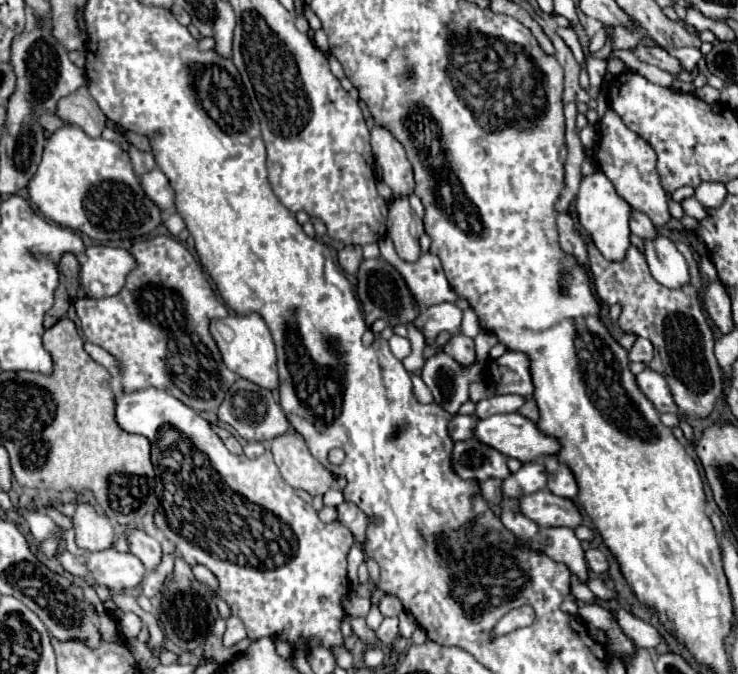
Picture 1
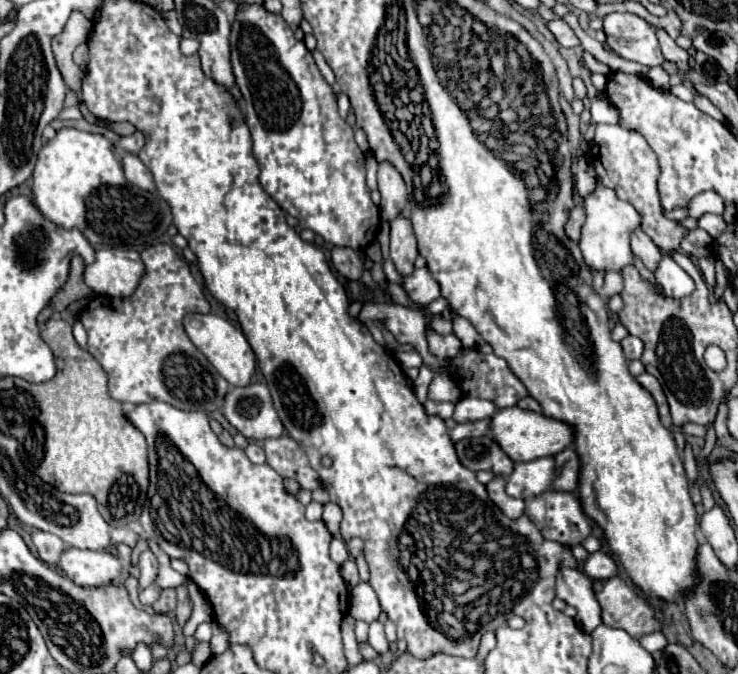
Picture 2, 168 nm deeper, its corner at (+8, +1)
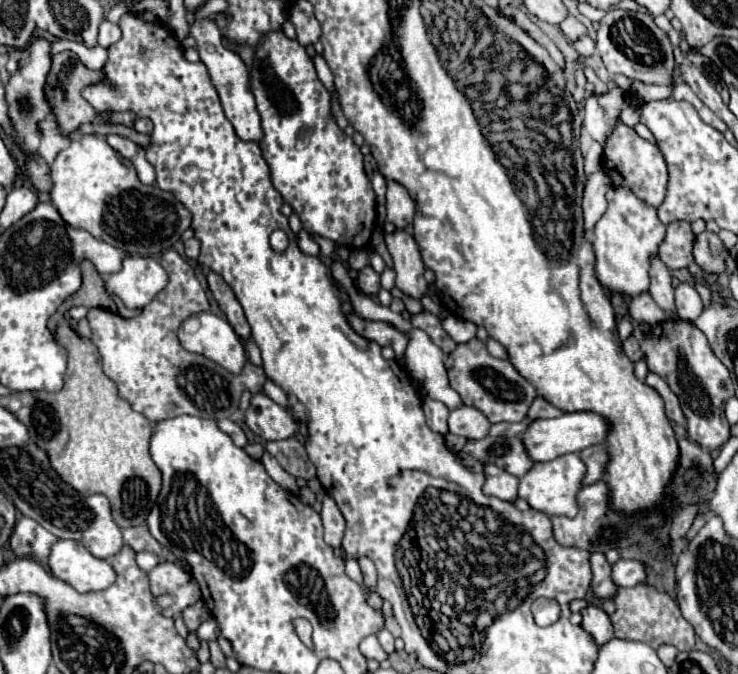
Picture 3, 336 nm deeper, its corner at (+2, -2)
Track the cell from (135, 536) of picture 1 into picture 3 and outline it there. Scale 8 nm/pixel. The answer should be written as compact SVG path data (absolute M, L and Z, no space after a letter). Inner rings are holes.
M163 562L163 564L155 566L149 572L149 584L151 584L151 594L155 598L163 596L163 594L169 594L175 598L175 602L163 610L165 616L175 616L175 614L183 612L183 608L201 600L199 584L195 584L193 576L187 574L175 562Z

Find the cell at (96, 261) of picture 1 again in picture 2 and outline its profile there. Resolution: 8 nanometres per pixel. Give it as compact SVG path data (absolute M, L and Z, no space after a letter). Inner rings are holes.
M100 247L95 263L85 267L83 279L99 295L129 297L143 277L143 261L139 253L126 247Z

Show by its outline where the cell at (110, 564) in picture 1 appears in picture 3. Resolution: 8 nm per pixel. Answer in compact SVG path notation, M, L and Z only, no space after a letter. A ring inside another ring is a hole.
M57 540L51 546L49 570L59 580L71 584L77 592L95 592L115 582L115 572L109 562L99 560L75 544L75 540Z

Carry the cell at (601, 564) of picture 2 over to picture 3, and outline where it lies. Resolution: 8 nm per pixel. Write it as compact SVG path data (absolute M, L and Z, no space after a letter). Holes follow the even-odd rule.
M619 560L617 564L613 564L613 572L611 578L617 586L623 588L633 588L637 584L643 584L647 578L647 568L643 562L639 560Z

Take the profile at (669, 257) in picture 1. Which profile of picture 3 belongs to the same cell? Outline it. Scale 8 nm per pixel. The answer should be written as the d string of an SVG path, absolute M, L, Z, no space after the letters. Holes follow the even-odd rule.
M683 282L675 288L675 304L677 304L677 314L681 320L693 322L701 312L703 312L703 302L701 296L697 294L697 290Z

